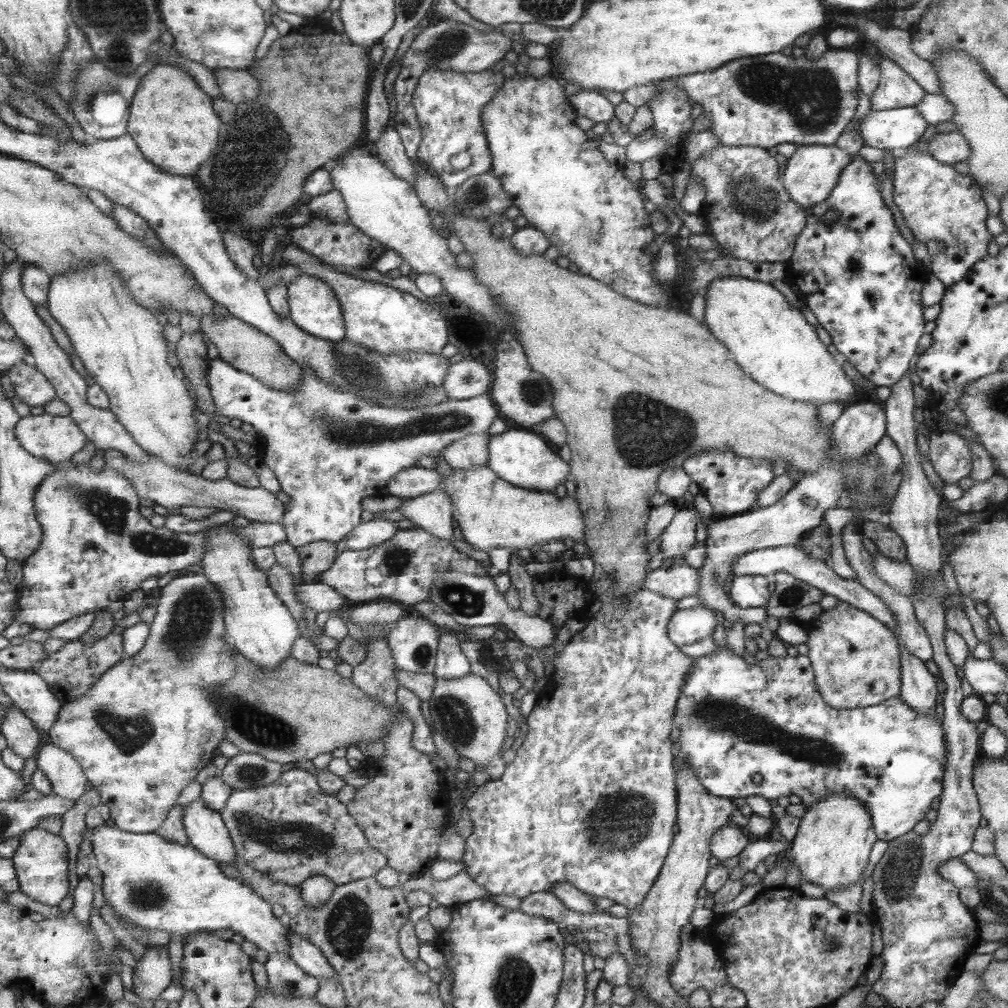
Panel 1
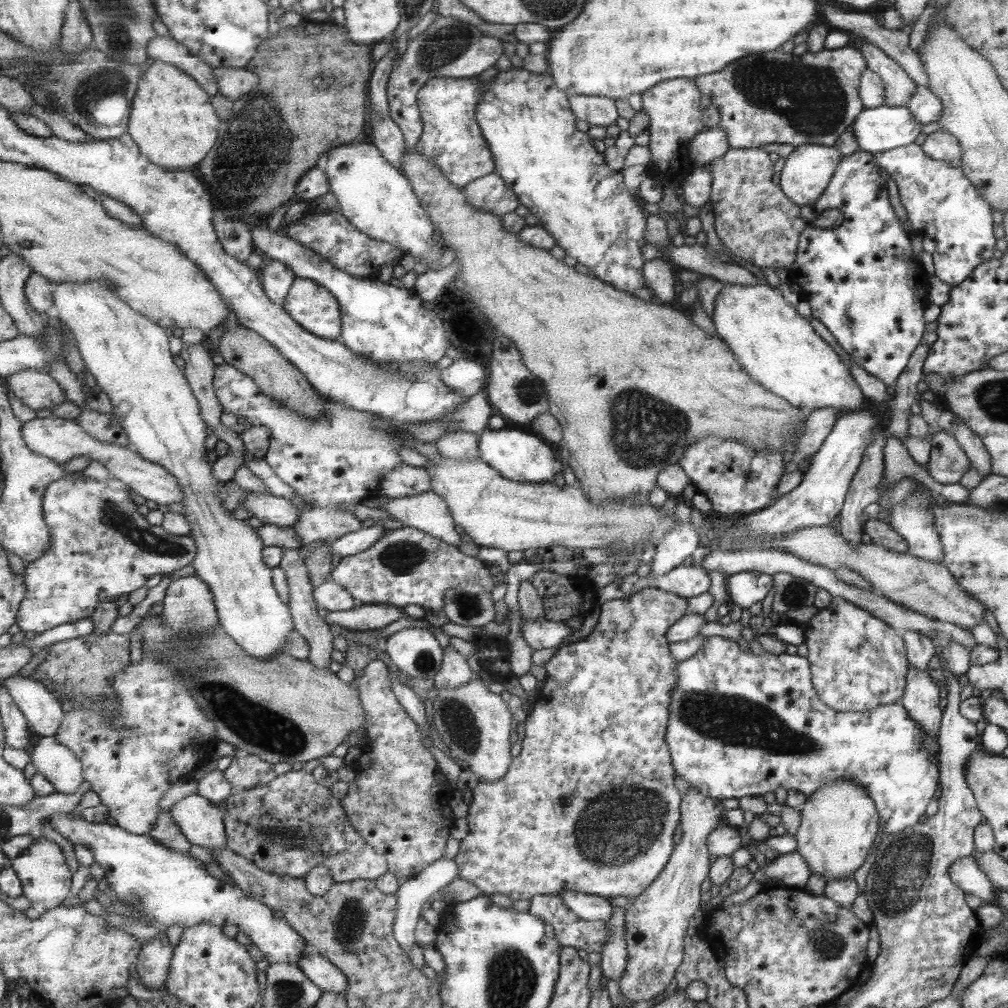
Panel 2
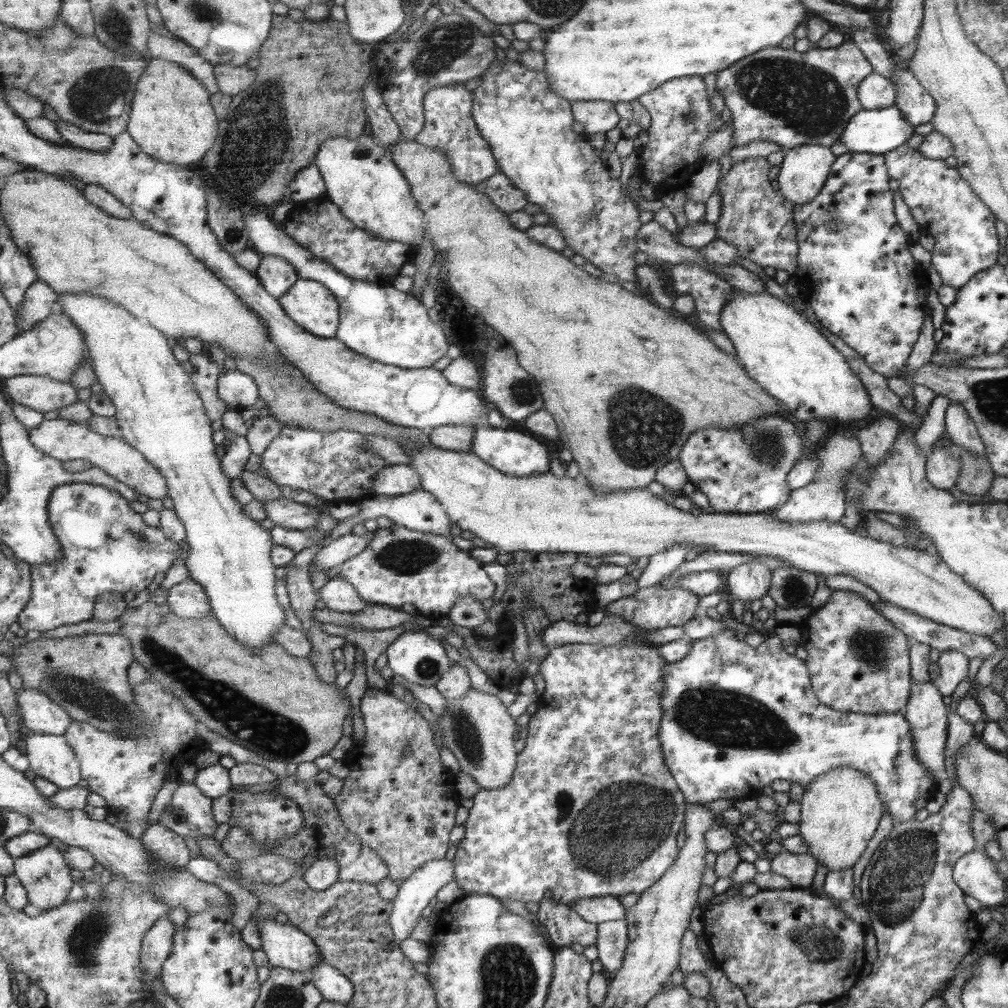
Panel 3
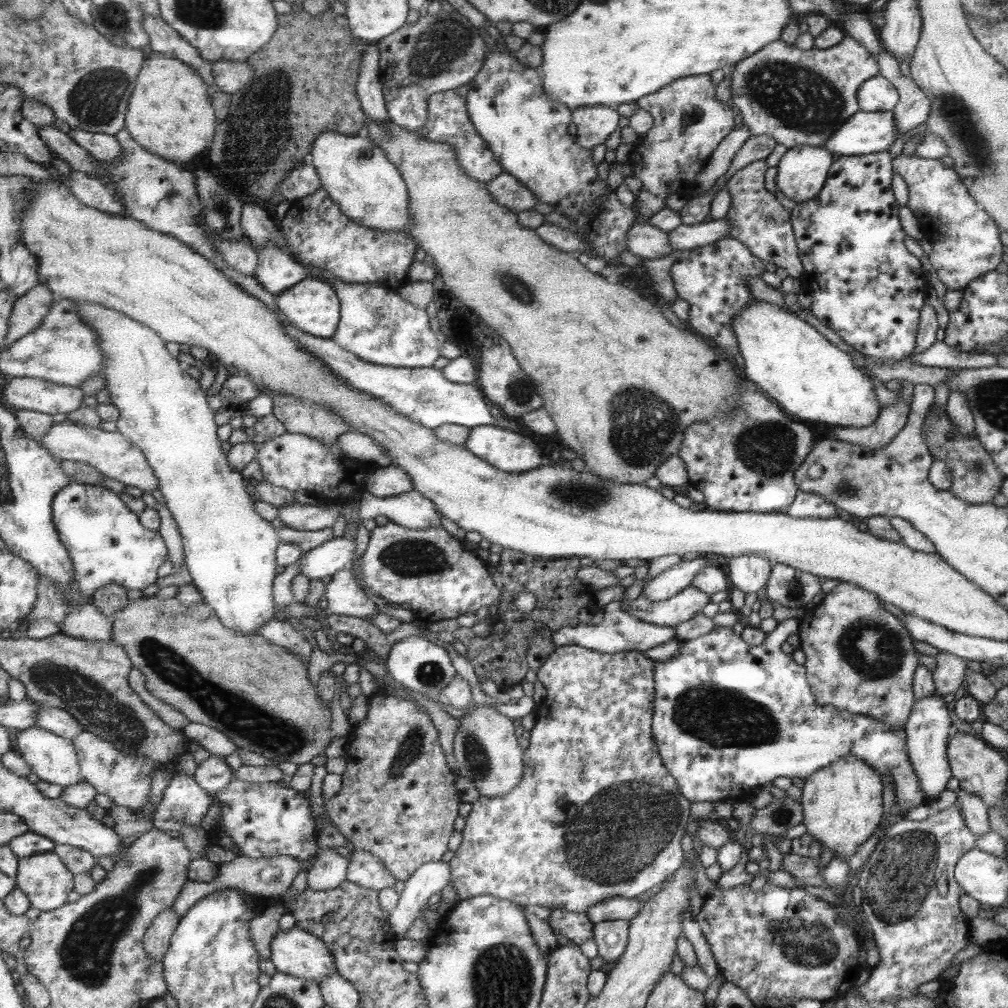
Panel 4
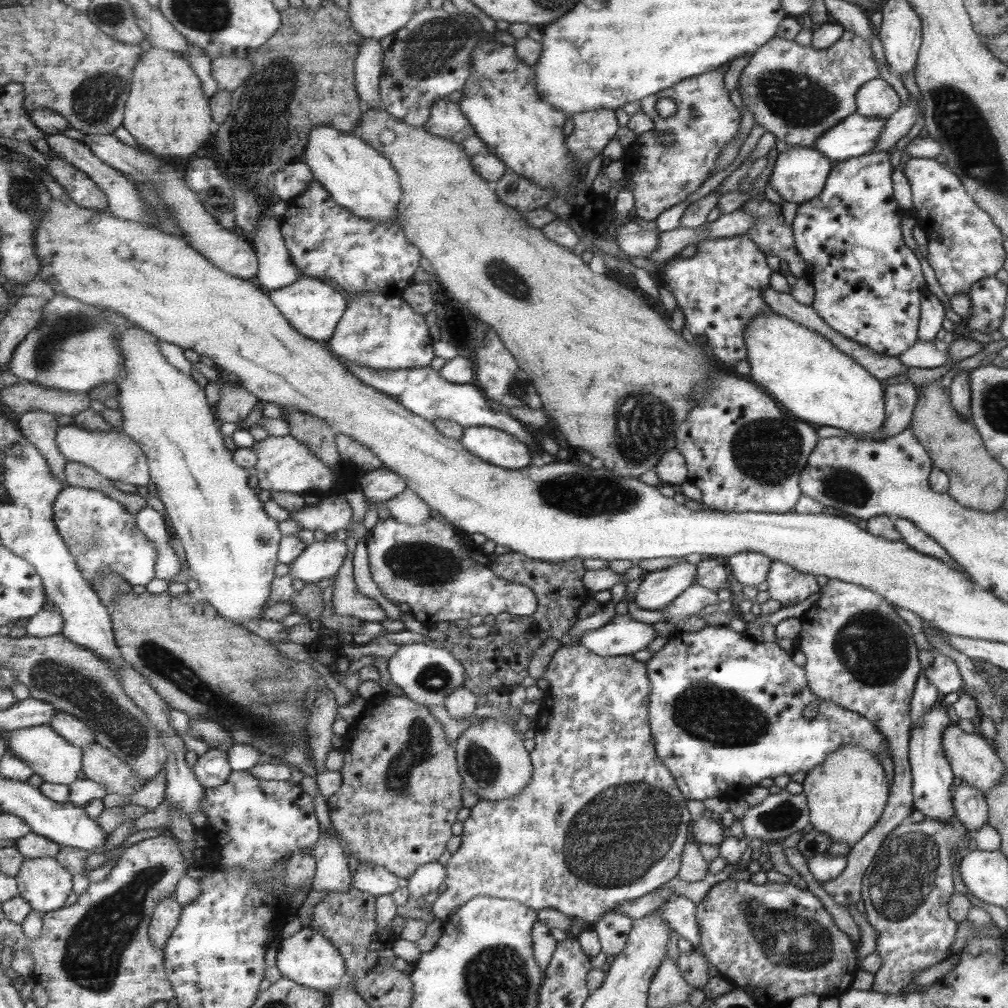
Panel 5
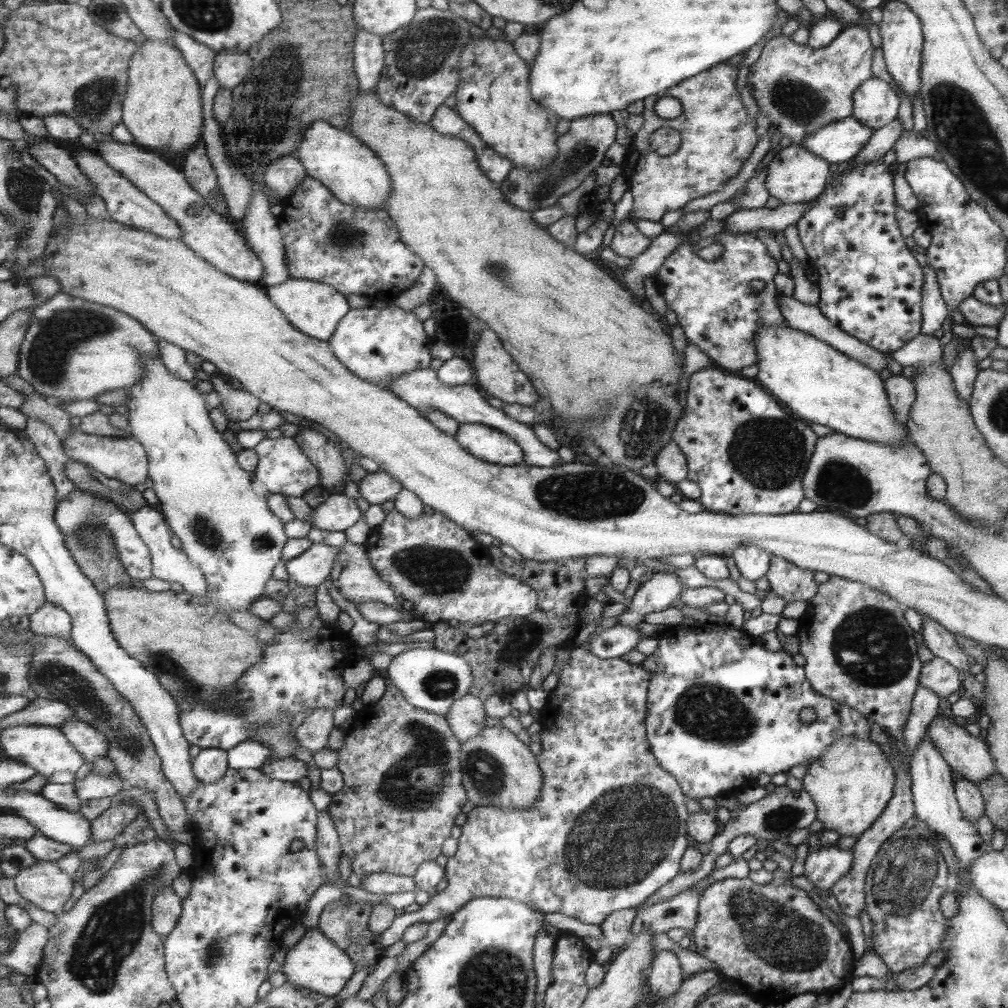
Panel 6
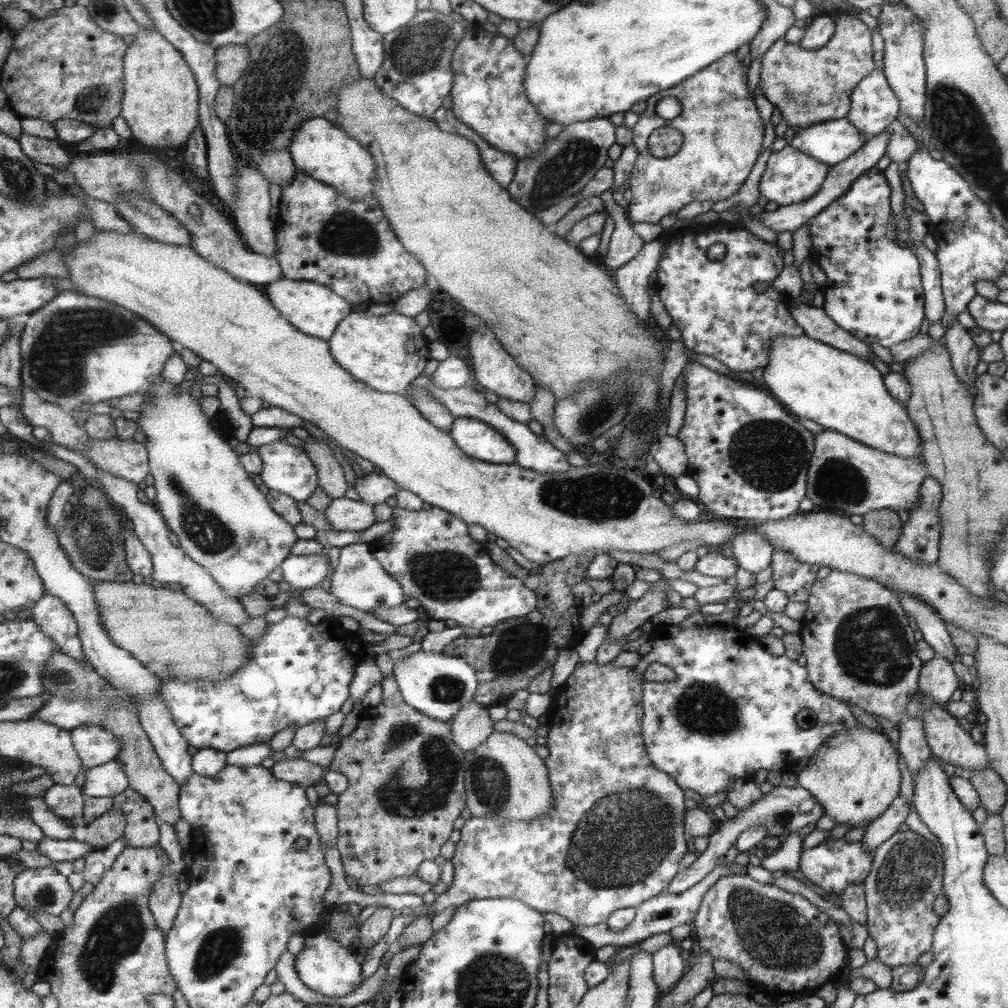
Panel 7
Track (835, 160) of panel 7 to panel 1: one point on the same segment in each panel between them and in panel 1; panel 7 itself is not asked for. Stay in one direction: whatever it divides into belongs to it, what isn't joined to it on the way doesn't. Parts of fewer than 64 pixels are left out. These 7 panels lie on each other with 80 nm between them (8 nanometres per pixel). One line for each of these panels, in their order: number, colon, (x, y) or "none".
1: (895, 129)
2: (876, 130)
3: (878, 131)
4: (867, 132)
5: (855, 136)
6: (839, 142)

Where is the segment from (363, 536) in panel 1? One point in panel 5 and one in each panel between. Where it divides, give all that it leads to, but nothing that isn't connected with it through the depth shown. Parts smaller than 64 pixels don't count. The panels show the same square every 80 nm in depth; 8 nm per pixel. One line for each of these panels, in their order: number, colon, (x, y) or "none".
2: (353, 543)
3: (340, 550)
4: (337, 554)
5: (324, 558)

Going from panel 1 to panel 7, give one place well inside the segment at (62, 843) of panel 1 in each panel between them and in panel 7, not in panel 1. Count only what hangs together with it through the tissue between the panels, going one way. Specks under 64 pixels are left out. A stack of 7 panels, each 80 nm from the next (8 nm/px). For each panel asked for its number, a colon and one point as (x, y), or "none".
2: (46, 877)
3: (45, 873)
4: (46, 879)
5: (43, 881)
6: (45, 883)
7: (47, 889)

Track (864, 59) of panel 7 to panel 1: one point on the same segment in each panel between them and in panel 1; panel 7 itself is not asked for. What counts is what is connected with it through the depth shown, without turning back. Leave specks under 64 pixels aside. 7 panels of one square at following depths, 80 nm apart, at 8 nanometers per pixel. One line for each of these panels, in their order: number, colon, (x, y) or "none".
1: (773, 99)
2: (808, 99)
3: (790, 98)
4: (797, 97)
5: (797, 93)
6: (799, 89)

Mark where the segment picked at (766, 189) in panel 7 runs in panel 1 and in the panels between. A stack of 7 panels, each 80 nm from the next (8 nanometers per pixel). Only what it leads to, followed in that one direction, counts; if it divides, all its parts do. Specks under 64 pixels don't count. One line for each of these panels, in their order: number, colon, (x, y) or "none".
1: (811, 173)
2: (807, 171)
3: (804, 170)
4: (802, 171)
5: (799, 174)
6: (795, 175)

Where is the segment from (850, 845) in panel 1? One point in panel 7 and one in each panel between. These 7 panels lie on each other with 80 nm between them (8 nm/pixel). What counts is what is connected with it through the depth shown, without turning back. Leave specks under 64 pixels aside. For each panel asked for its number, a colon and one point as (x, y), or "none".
2: (838, 822)
3: (839, 811)
4: (841, 804)
5: (845, 795)
6: (851, 783)
7: (854, 776)

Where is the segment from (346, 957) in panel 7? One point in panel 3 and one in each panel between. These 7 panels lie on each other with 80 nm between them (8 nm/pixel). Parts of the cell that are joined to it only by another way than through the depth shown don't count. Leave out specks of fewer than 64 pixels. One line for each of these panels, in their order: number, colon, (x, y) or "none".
3: (286, 946)
4: (298, 952)
5: (307, 957)
6: (315, 962)

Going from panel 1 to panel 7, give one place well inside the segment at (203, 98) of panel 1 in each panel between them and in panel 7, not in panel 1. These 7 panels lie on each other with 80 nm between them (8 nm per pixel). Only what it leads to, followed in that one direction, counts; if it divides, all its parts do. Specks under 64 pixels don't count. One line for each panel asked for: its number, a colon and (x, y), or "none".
2: (185, 124)
3: (173, 119)
4: (172, 115)
5: (169, 113)
6: (164, 109)
7: (161, 104)

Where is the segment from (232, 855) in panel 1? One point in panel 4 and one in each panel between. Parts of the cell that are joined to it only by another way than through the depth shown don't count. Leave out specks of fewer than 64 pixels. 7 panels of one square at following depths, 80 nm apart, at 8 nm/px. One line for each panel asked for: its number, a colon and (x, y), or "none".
2: (203, 822)
3: (189, 813)
4: (185, 803)

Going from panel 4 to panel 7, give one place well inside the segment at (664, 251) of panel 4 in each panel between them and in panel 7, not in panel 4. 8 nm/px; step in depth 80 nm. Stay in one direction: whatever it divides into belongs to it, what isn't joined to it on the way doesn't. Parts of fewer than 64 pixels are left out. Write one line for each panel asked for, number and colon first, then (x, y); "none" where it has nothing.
5: (633, 240)
6: (627, 242)
7: (624, 244)

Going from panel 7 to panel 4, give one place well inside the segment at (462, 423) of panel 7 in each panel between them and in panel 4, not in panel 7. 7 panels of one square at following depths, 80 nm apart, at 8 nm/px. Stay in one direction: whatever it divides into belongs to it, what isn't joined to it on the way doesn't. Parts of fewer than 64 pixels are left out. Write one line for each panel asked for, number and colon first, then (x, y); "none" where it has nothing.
4: (508, 451)
5: (493, 446)
6: (483, 442)

